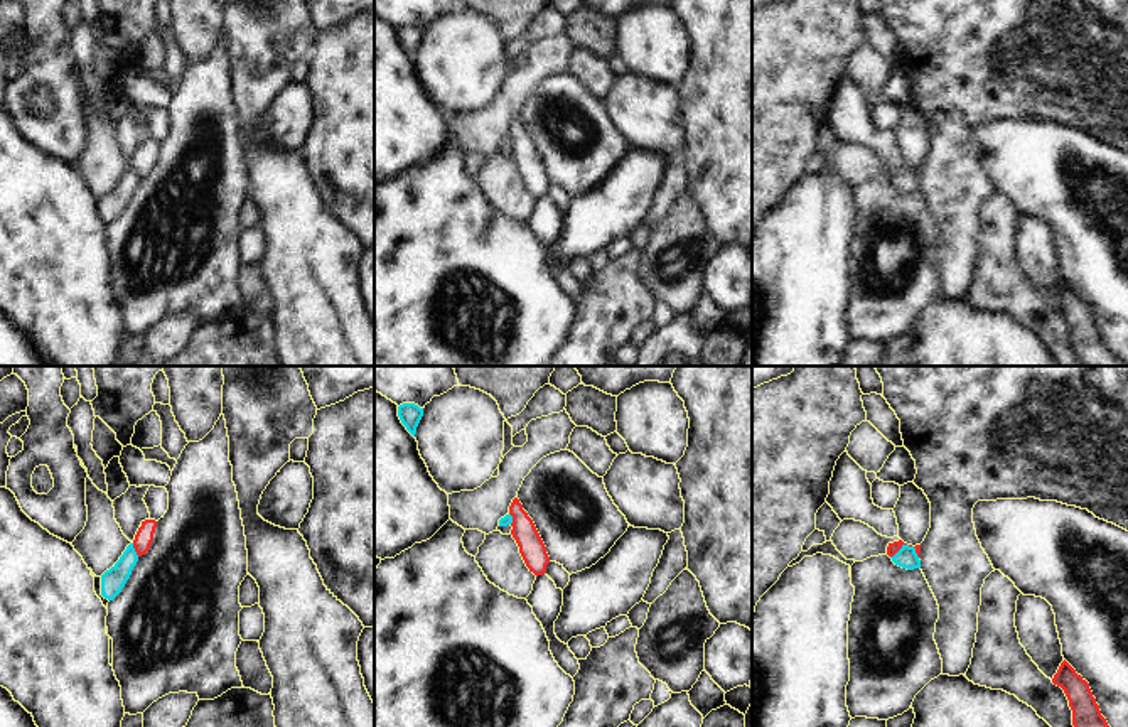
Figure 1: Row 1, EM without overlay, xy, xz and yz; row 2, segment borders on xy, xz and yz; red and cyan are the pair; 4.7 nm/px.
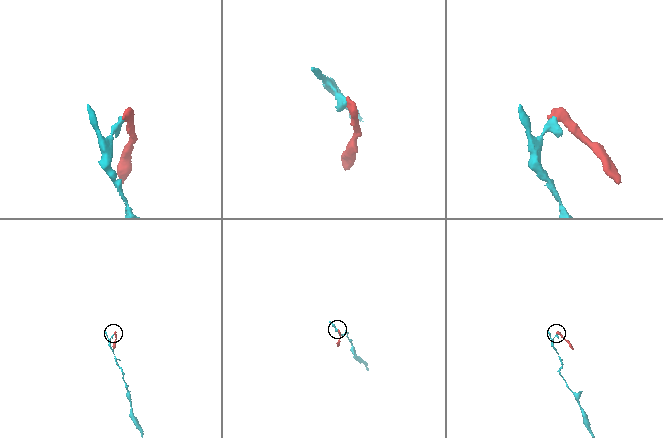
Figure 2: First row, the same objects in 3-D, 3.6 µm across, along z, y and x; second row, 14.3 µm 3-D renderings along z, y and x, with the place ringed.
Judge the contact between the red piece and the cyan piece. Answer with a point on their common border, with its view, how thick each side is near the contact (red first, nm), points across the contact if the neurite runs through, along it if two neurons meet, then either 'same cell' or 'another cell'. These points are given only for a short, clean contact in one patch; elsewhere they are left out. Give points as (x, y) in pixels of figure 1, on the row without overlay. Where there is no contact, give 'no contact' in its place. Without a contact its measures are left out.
meets red in yz at (904, 166); 60 nm thick on the red side, 100 nm on the other; border along yz (918, 176), (913, 169), (902, 167), (891, 179); another cell

